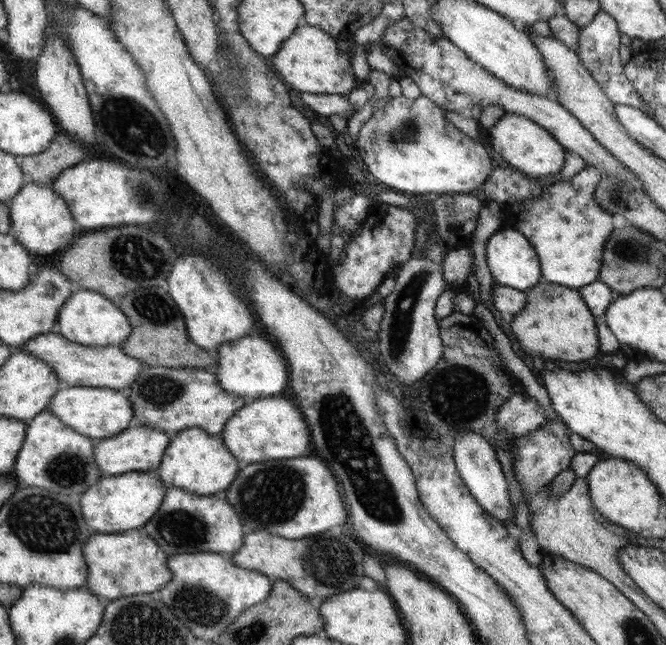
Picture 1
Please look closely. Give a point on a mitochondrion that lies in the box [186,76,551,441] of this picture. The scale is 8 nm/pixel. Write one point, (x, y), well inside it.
(405, 304)

